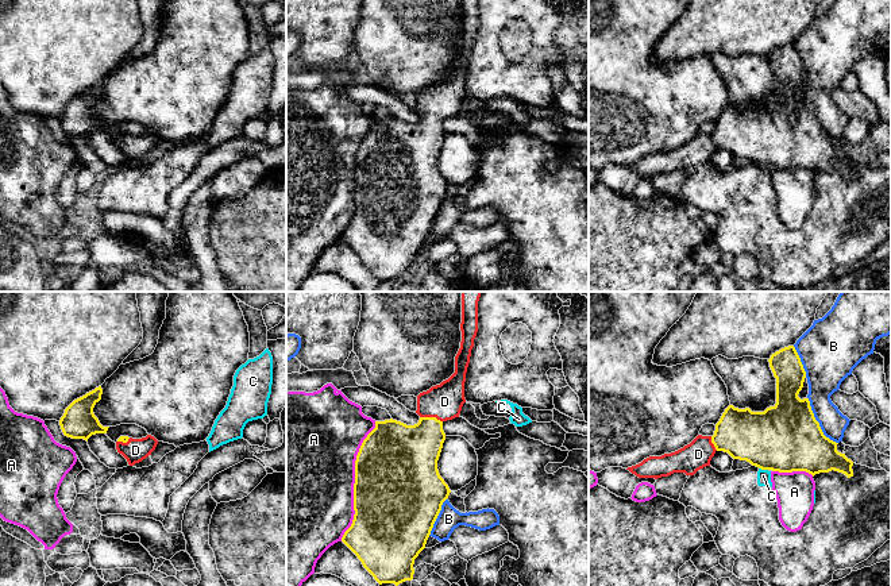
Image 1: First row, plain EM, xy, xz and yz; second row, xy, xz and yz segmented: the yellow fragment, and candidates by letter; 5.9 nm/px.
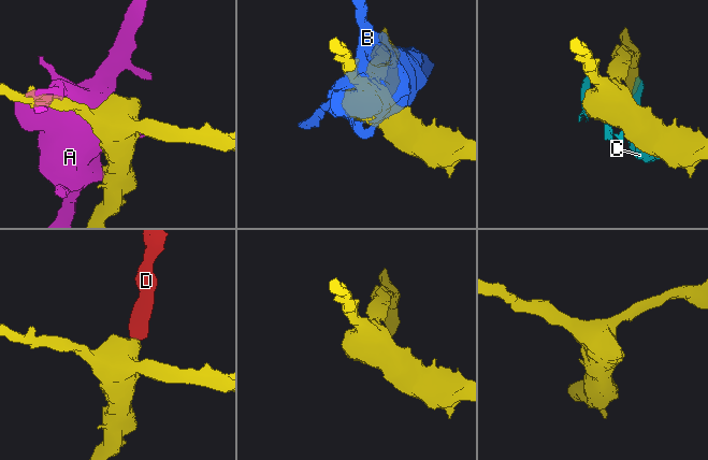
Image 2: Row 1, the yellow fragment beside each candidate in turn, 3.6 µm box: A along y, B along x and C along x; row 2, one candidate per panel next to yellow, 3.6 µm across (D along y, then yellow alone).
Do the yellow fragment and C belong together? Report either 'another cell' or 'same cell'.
another cell

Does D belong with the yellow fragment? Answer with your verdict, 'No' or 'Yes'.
Yes

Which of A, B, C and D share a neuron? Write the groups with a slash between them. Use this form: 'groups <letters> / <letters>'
groups A / B / C / D

